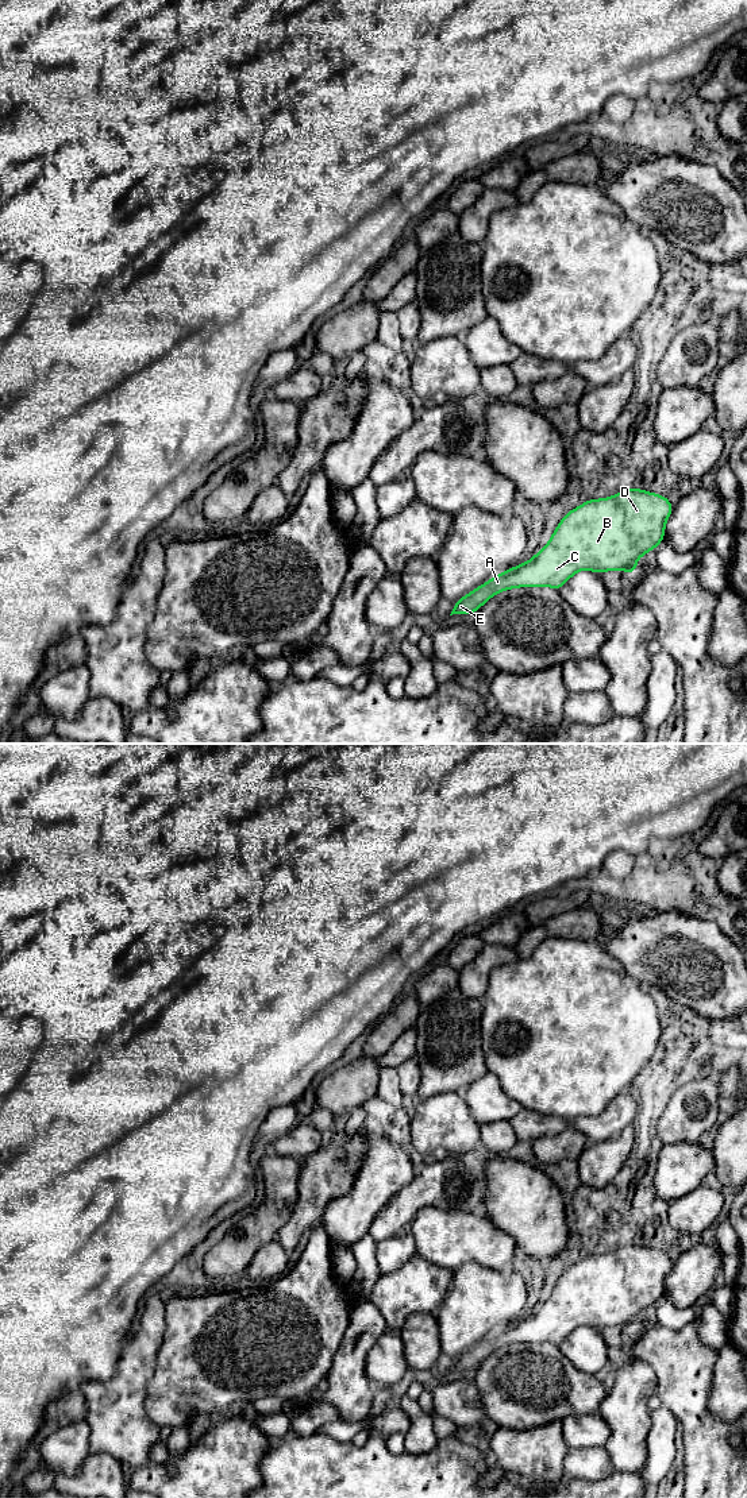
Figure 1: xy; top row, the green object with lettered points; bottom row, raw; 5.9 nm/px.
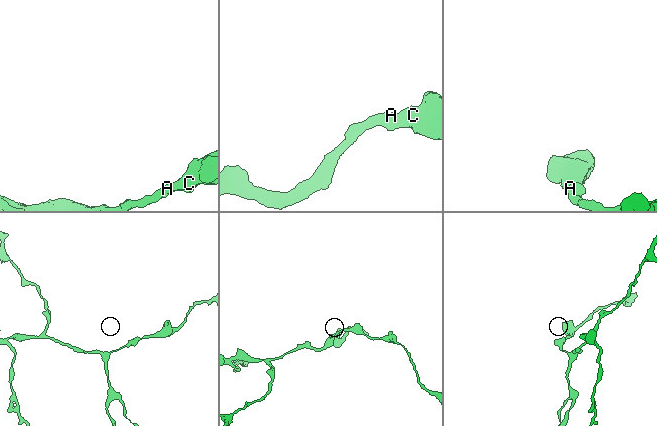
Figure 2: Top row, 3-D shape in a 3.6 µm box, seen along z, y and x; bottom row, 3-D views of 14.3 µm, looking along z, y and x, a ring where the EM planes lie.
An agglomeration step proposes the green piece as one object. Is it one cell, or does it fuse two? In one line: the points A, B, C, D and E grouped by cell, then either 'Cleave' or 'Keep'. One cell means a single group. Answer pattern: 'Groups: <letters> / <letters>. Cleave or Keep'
Groups: A B C D E. Keep

